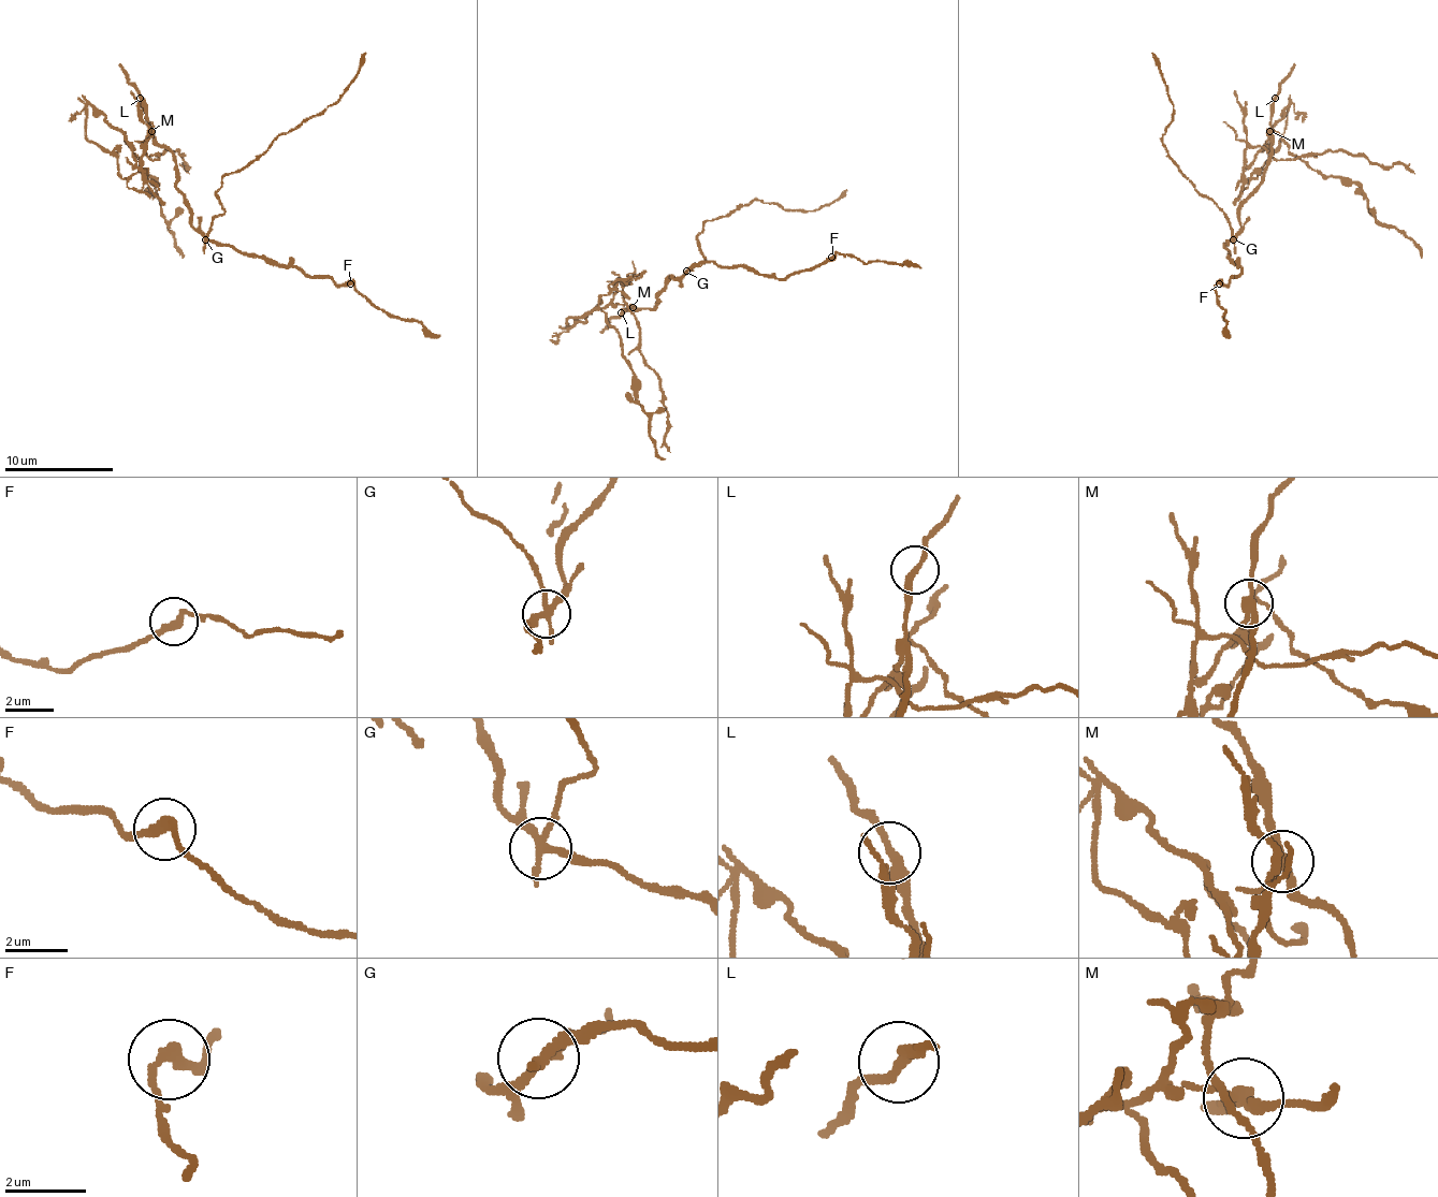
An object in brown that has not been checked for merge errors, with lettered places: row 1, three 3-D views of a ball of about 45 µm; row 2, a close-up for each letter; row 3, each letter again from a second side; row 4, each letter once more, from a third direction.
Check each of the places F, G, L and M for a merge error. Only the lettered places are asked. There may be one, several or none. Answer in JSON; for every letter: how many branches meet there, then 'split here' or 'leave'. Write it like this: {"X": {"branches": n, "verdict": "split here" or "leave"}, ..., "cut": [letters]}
{"F": {"branches": 2, "verdict": "leave"}, "G": {"branches": 3, "verdict": "split here"}, "L": {"branches": 2, "verdict": "leave"}, "M": {"branches": 3, "verdict": "split here"}, "cut": ["G", "M"]}

